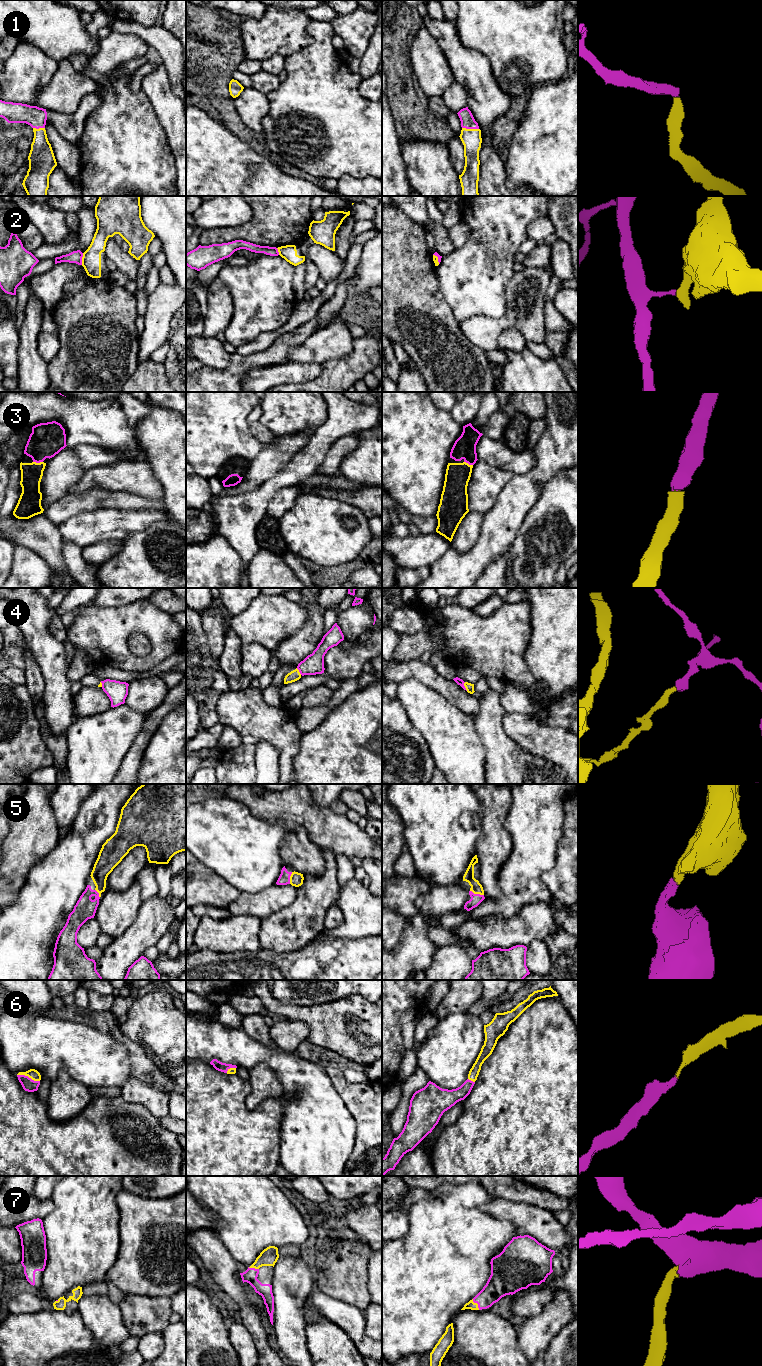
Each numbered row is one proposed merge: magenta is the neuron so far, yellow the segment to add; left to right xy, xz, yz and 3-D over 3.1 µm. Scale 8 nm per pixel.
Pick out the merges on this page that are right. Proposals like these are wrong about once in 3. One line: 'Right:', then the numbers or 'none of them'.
Right: 1, 3, 5, 6, 7

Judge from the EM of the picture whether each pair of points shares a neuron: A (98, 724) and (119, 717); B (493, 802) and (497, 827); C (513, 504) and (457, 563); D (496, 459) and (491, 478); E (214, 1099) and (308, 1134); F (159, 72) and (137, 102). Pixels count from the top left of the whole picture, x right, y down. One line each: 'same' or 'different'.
A: same
B: same
C: same
D: different
E: different
F: different

